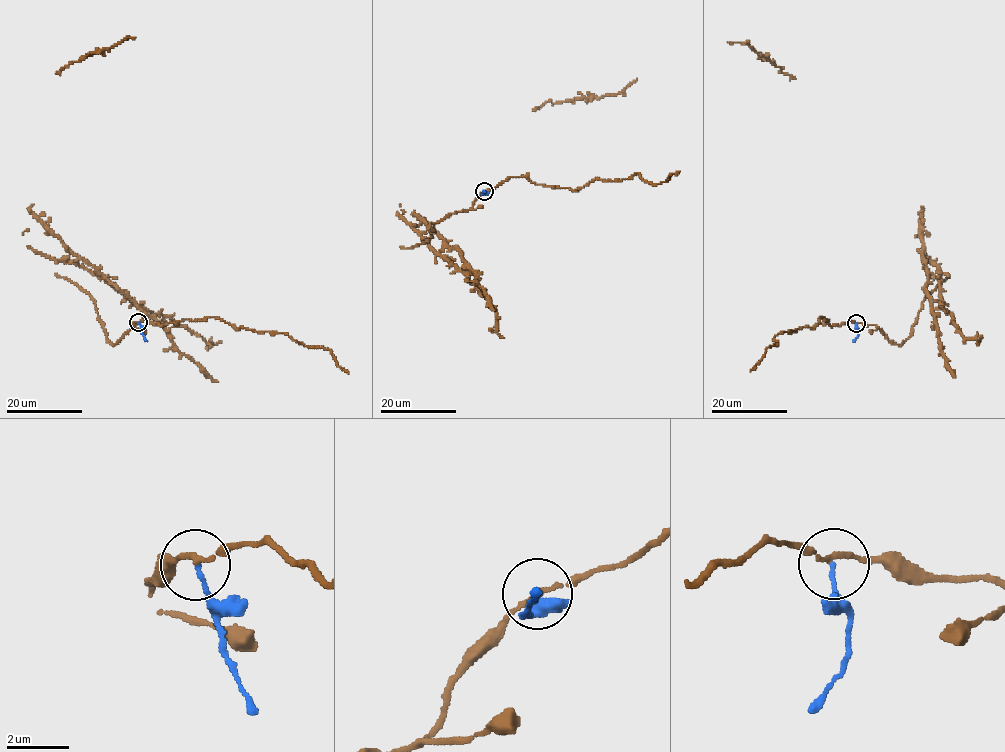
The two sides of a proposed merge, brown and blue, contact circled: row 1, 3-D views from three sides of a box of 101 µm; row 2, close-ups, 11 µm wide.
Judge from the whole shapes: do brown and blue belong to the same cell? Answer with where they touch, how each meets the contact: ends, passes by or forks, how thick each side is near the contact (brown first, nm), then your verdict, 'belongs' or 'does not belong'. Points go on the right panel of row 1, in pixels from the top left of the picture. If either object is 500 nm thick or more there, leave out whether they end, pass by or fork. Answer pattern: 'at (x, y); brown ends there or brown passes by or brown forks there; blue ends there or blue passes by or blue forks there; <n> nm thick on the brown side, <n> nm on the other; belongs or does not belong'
at (856, 323); brown passes by; blue ends there; 150 nm thick on the brown side, 120 nm on the other; does not belong

